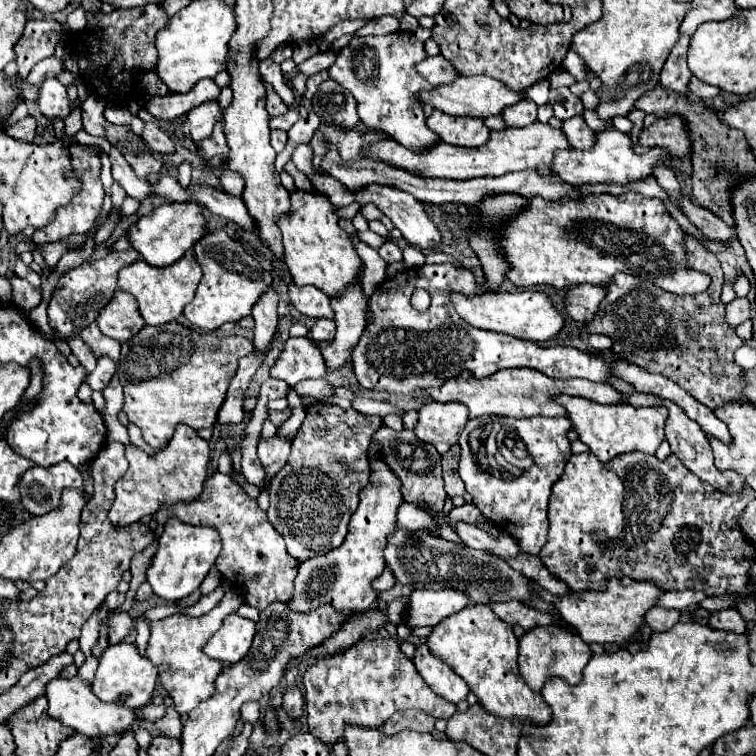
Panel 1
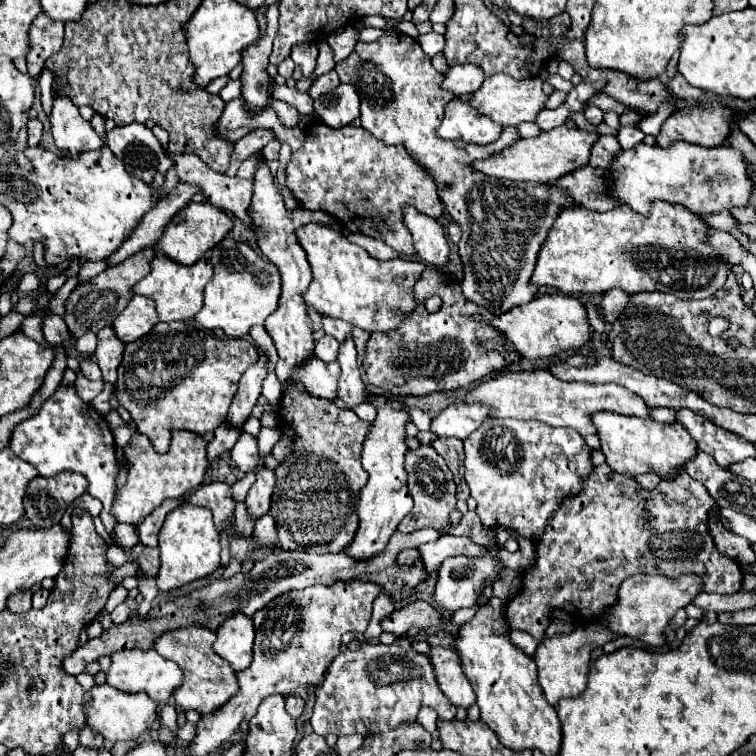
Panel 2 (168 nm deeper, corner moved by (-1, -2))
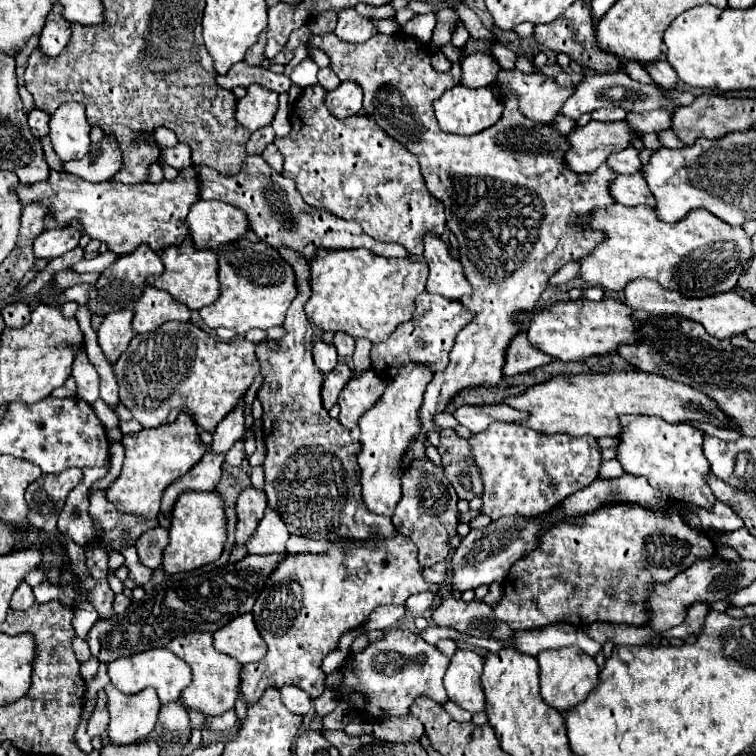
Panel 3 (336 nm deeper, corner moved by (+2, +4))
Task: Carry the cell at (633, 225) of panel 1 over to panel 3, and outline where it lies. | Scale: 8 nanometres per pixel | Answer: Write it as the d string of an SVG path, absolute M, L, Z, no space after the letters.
M614 203L608 209L592 211L592 215L584 217L580 223L584 227L598 229L606 235L606 239L594 249L594 253L580 259L580 265L582 265L580 277L608 291L622 291L634 279L652 279L652 281L658 281L662 287L680 291L688 297L726 293L736 287L738 277L744 273L744 267L752 259L752 237L746 235L742 227L732 227L722 219L718 219L716 215L708 213L706 209L696 209L678 223L666 223L656 217L656 211L652 207L646 207L646 205L626 207L626 205Z

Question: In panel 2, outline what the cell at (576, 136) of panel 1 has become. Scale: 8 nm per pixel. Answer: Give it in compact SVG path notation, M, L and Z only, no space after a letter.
M601 135L595 143L595 147L591 149L591 159L589 165L591 167L611 167L611 159L613 155L619 151L619 143L615 137L611 135Z

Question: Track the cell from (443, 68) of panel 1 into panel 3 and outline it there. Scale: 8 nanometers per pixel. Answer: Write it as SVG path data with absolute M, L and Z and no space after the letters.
M472 53L462 59L462 85L470 89L490 87L494 85L496 73L500 73L502 67L494 55L486 53Z

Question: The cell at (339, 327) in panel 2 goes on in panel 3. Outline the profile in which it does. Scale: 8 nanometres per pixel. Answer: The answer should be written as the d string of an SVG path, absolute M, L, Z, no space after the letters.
M344 333L334 335L334 347L342 359L348 359L354 355L354 339L344 335Z

